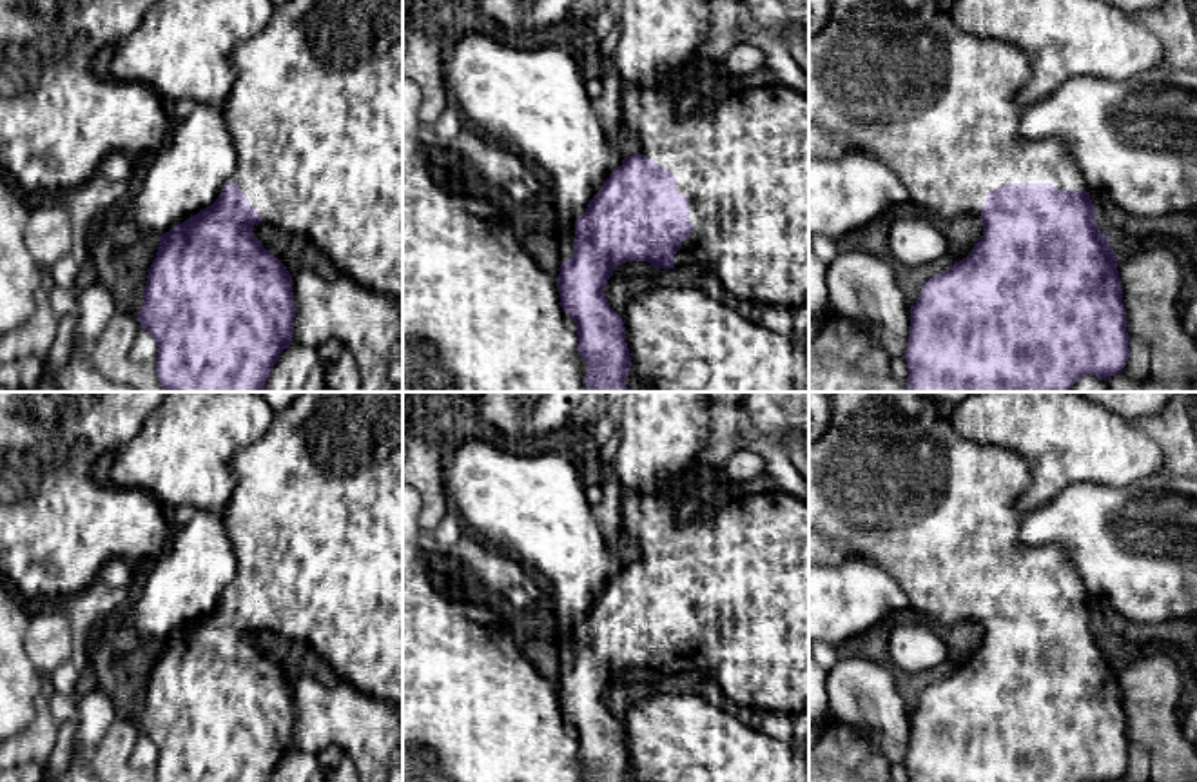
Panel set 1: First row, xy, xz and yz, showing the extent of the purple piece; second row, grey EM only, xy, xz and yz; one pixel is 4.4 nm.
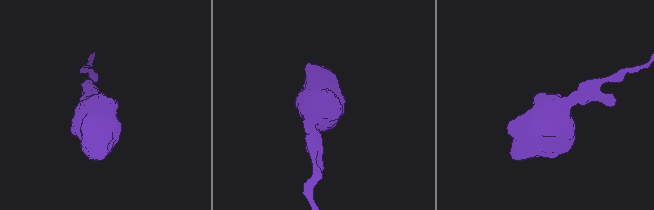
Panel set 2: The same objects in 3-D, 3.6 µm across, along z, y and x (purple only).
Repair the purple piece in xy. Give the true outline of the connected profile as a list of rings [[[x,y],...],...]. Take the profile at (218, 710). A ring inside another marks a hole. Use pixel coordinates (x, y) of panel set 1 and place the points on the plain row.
[[[301,392],[288,408],[276,412],[272,426],[261,439],[232,455],[230,475],[236,488],[219,515],[236,553],[238,573],[210,613],[160,642],[138,720],[140,731],[158,749],[158,782],[270,782],[279,760],[292,751],[296,720],[292,682],[254,642],[252,635],[258,630],[308,644],[330,666],[334,679],[345,679],[375,699],[403,704],[403,392]]]

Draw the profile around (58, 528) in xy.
[[[0,392],[0,577],[24,599],[53,604],[87,590],[114,557],[149,564],[174,532],[169,510],[140,488],[96,484],[92,463],[125,446],[165,392]]]

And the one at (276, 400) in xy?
[[[259,392],[259,394],[276,412],[281,412],[288,408],[299,397],[301,392]]]

